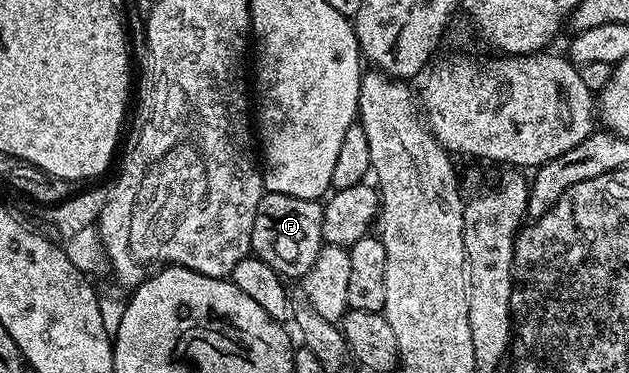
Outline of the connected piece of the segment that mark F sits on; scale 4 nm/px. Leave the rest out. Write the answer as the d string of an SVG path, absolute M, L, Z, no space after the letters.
M266 193L261 196L255 225L251 229L251 251L286 280L300 280L309 273L323 246L324 206L315 199L287 197L283 193Z

